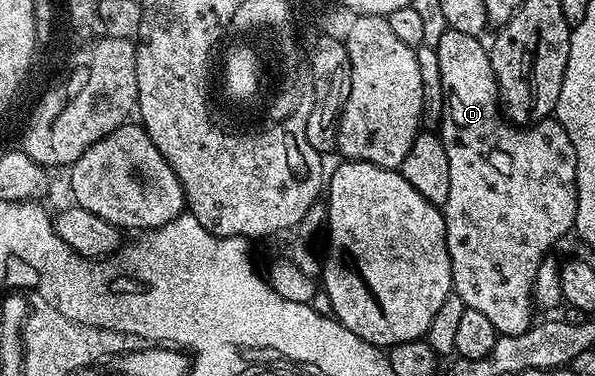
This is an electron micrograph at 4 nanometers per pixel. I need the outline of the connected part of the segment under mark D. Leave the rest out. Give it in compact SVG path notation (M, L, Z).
M443 29L443 34L436 41L438 59L440 60L440 72L442 73L442 91L444 92L444 104L442 105L442 120L440 123L440 137L444 144L444 152L448 152L448 200L444 207L446 220L446 247L452 264L452 280L454 281L453 293L464 300L468 310L475 310L498 329L499 335L523 334L530 329L532 319L530 310L535 309L534 305L534 281L536 280L536 268L540 268L543 258L551 253L550 250L566 233L574 230L576 220L576 208L578 207L578 181L576 180L576 148L568 136L568 132L553 117L544 118L535 122L529 128L519 128L511 124L504 117L500 109L498 96L498 85L496 76L492 72L489 49L482 46L482 38L473 34L456 32L455 30Z

